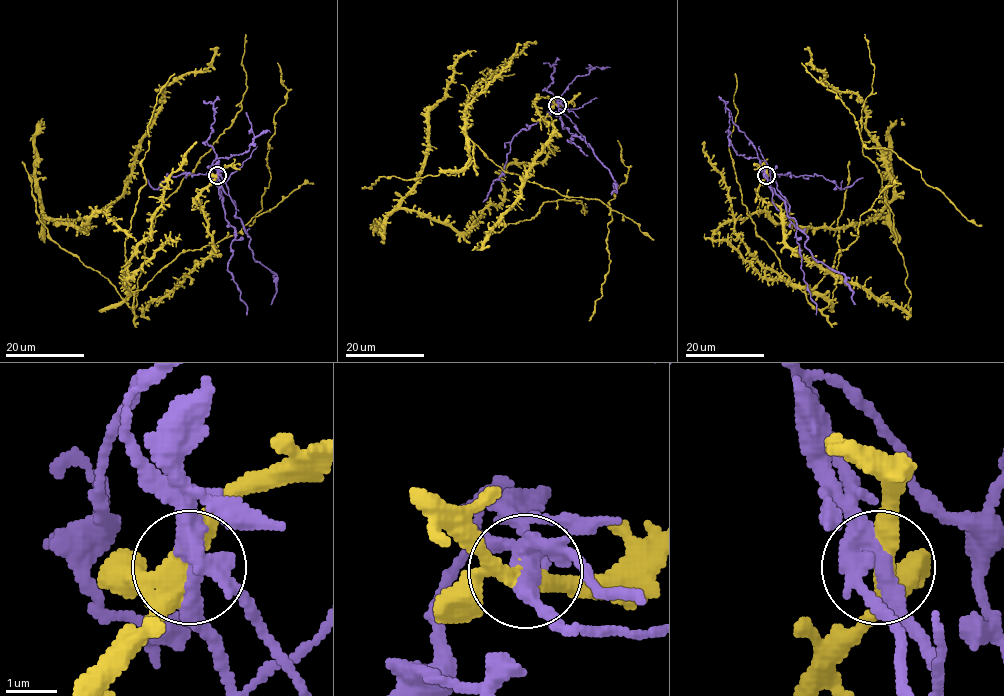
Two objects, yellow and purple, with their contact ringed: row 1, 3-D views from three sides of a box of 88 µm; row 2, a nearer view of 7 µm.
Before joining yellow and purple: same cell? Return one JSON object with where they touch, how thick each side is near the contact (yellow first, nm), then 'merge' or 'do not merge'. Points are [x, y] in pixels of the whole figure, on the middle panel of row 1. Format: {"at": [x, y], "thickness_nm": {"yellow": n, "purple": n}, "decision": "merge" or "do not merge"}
{"at": [557, 105], "thickness_nm": {"yellow": 340, "purple": 320}, "decision": "do not merge"}

